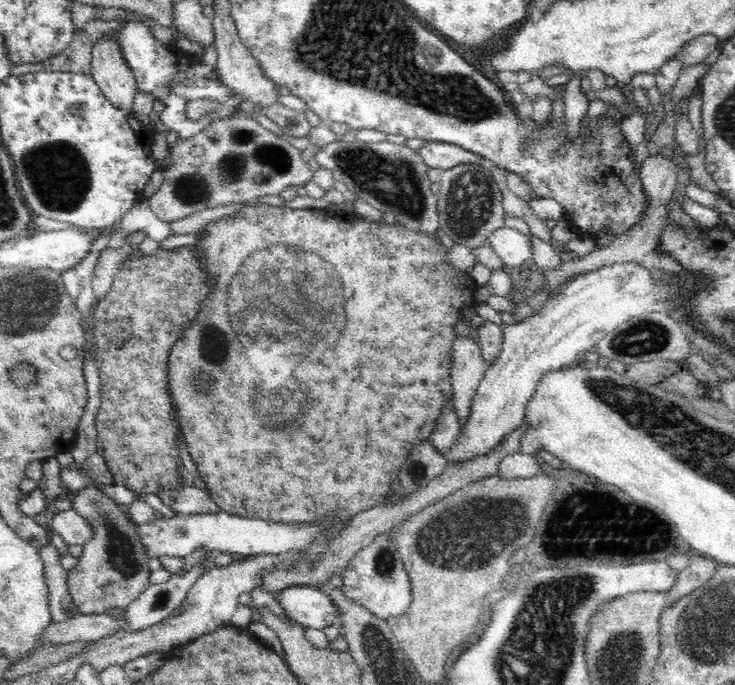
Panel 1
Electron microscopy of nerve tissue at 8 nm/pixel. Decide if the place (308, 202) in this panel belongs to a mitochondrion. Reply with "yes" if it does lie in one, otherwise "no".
no

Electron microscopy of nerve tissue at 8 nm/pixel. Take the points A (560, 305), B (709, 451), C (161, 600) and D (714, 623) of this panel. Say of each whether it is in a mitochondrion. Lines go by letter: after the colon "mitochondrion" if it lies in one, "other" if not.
A: other
B: mitochondrion
C: other
D: mitochondrion

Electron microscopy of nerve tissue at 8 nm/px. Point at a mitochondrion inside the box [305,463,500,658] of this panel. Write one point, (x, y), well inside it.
(385, 563)

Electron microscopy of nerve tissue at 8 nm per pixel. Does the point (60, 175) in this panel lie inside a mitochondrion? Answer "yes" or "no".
yes

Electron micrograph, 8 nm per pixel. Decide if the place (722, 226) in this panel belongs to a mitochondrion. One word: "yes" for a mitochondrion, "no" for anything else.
no

